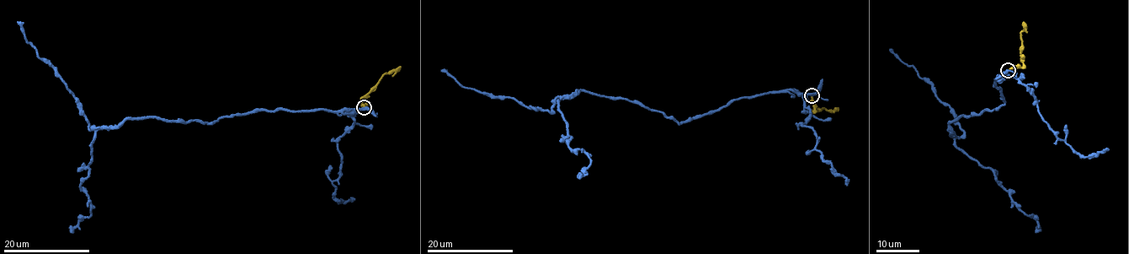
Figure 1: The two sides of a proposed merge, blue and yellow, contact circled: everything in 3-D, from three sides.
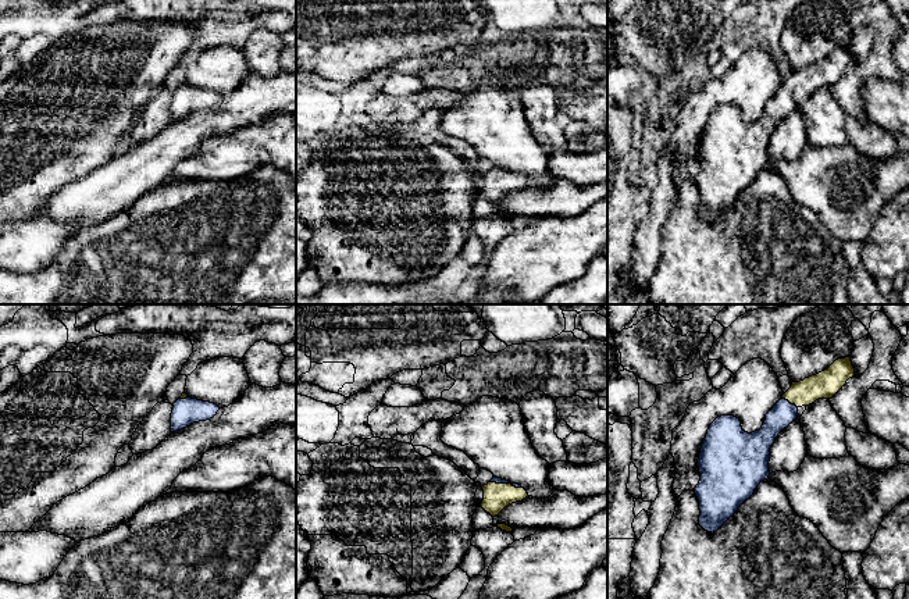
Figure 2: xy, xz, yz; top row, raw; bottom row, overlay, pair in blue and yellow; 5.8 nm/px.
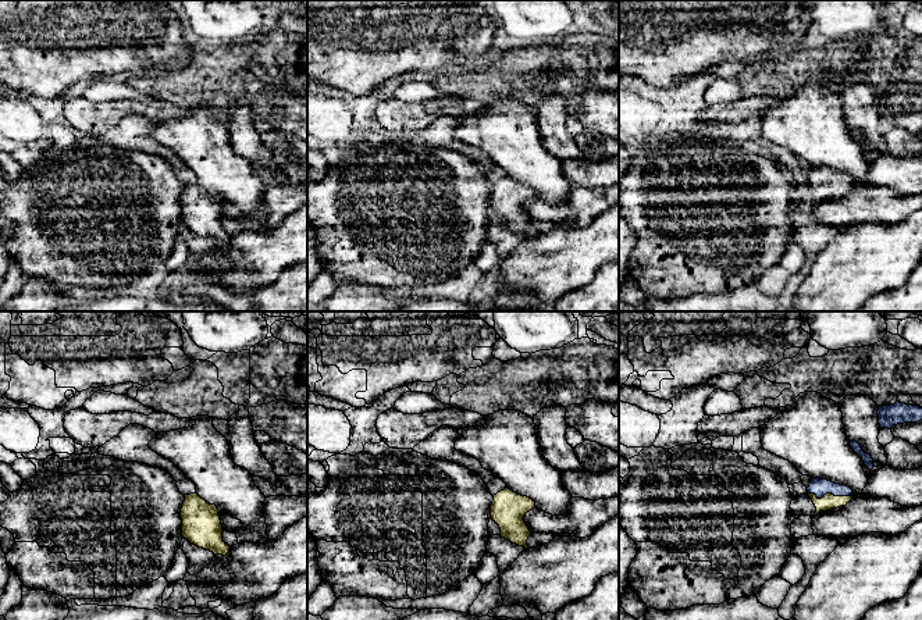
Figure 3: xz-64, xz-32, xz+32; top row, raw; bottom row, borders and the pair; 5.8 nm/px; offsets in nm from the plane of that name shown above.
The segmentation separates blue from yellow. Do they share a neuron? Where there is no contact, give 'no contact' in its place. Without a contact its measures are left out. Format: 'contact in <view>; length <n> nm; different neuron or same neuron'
contact in yz; length 110 nm; same neuron

